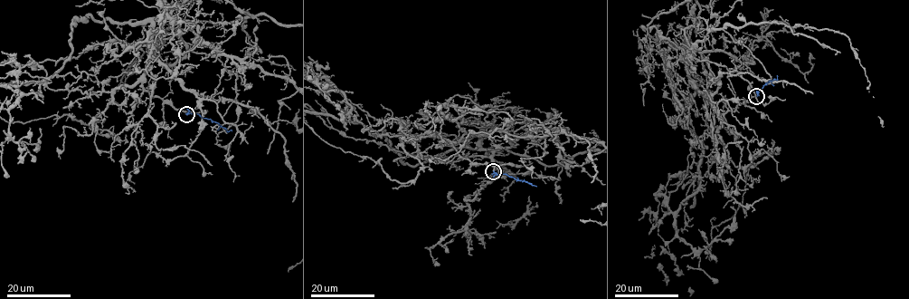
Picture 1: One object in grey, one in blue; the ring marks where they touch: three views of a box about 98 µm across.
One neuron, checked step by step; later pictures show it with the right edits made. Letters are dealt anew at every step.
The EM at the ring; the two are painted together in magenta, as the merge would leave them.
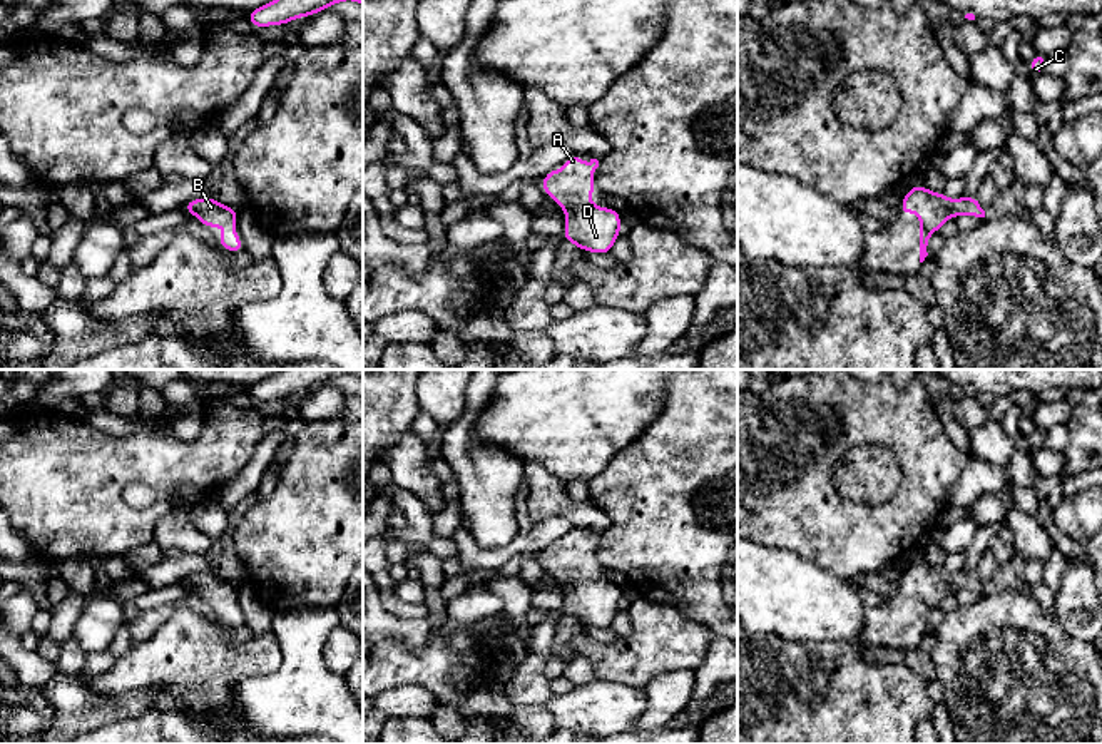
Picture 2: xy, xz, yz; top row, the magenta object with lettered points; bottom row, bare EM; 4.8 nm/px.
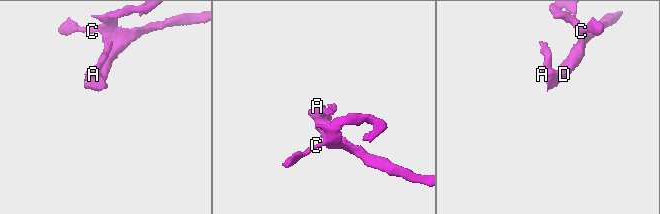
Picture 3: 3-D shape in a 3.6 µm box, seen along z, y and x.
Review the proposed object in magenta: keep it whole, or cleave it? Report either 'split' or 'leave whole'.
leave whole

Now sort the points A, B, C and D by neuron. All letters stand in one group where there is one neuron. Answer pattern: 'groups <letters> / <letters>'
groups A B C D

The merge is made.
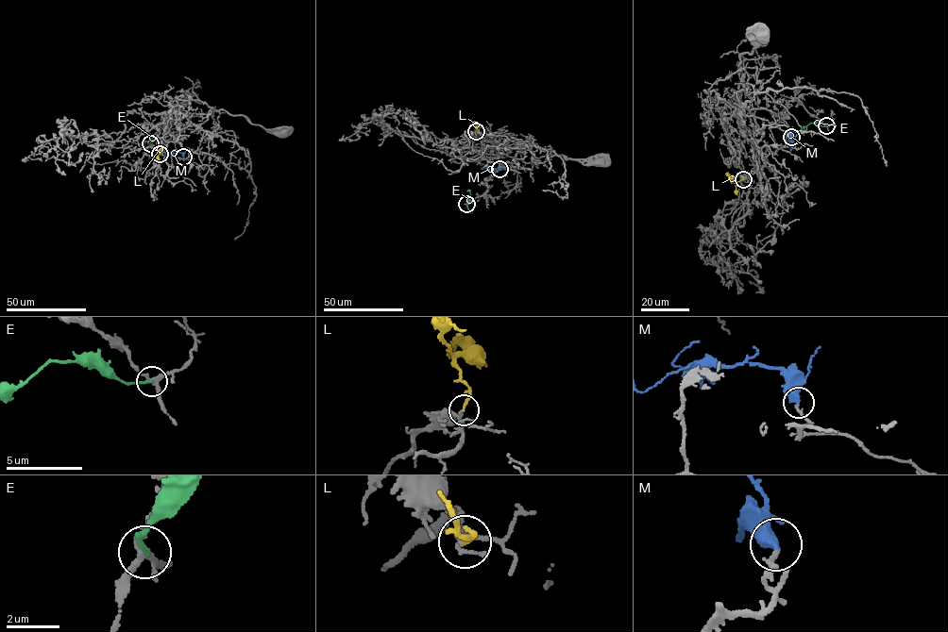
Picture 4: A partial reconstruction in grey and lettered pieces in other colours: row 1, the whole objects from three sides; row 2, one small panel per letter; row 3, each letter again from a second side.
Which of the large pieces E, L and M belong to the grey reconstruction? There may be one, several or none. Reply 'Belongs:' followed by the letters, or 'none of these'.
Belongs: M

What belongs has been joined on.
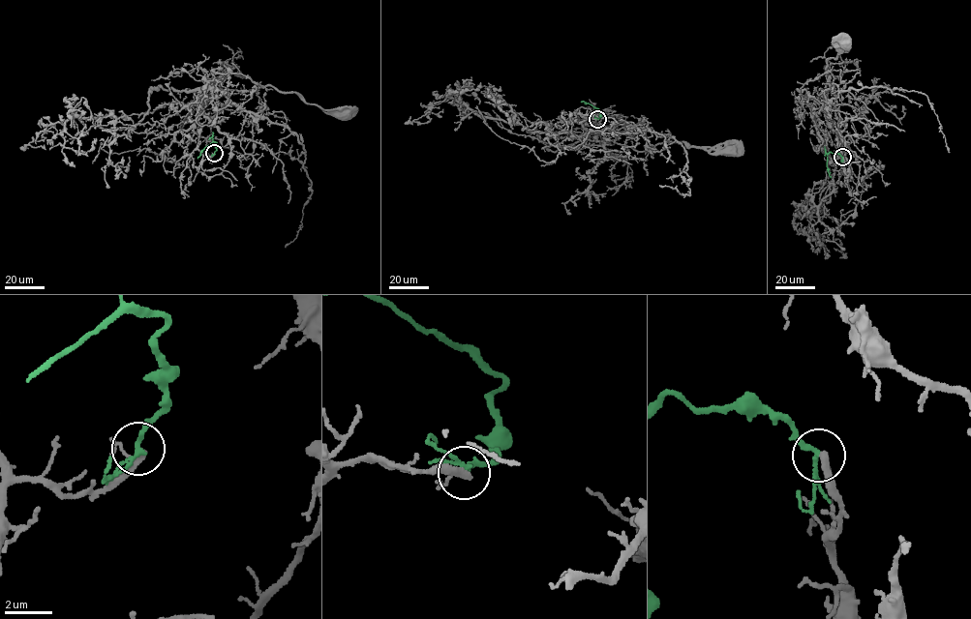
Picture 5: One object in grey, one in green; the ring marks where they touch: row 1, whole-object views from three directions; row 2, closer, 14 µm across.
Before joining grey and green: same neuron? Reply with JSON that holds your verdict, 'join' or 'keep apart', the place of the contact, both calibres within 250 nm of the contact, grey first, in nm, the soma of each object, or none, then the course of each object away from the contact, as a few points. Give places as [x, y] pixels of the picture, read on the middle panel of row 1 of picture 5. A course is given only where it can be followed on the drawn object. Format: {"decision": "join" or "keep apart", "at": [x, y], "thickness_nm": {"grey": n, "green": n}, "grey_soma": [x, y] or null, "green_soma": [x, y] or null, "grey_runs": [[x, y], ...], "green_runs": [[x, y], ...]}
{"decision": "join", "at": [597, 119], "thickness_nm": {"grey": 240, "green": 190}, "grey_soma": [730, 151], "green_soma": null, "grey_runs": [[597, 119], [582, 122], [587, 131], [584, 136], [593, 141], [613, 140], [638, 152], [665, 141], [730, 152]], "green_runs": [[597, 119], [601, 111], [581, 102]]}

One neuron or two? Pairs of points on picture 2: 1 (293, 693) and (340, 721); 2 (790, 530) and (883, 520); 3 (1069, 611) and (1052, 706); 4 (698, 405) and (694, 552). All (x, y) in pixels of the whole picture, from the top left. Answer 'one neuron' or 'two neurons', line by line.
1: one neuron
2: one neuron
3: two neurons
4: one neuron

